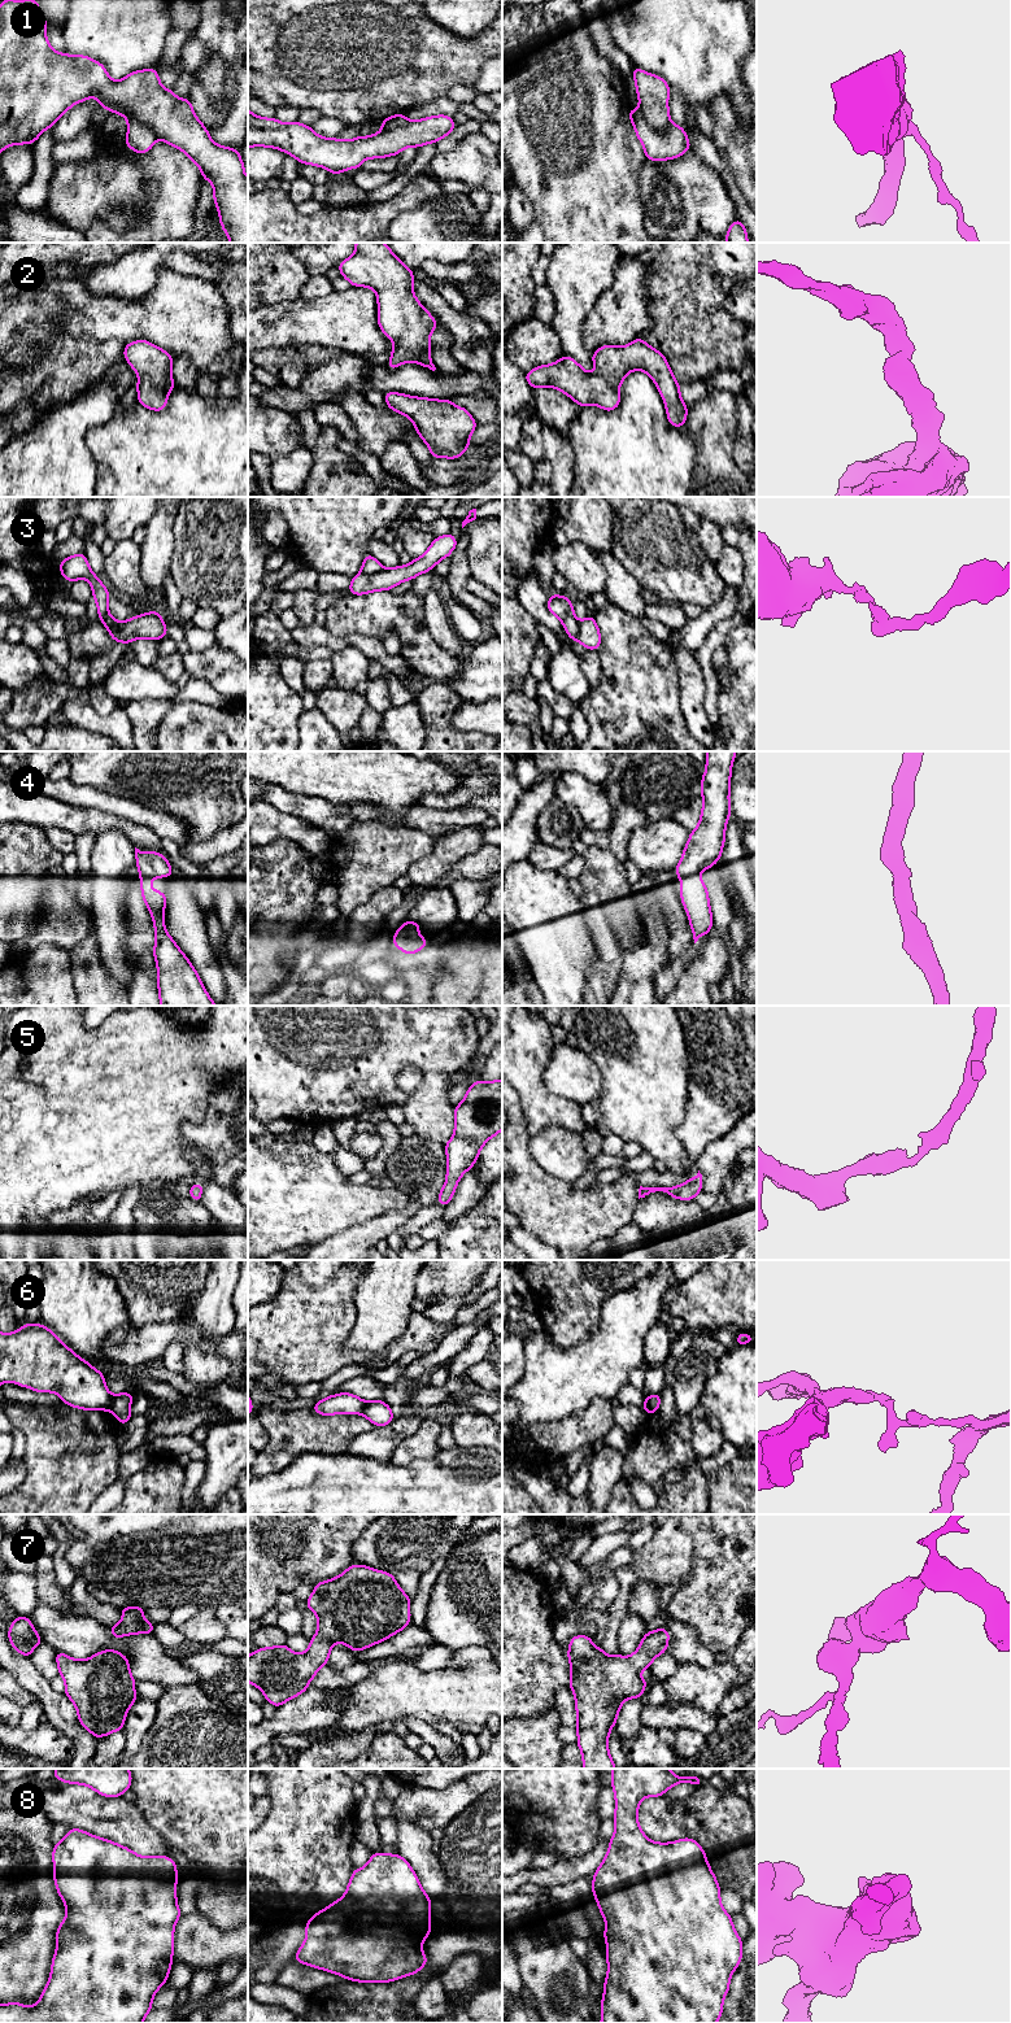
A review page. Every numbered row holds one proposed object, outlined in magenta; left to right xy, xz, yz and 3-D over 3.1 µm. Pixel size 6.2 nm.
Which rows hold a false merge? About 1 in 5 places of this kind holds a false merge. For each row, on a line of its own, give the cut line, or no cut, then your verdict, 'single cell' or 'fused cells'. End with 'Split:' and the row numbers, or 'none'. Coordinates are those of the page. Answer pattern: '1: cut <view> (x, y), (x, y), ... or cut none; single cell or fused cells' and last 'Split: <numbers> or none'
1: cut yz (639, 109), (643, 118), (658, 131), (662, 131), (671, 122); fused cells
2: cut none; single cell
3: cut xz (383, 569), (371, 574), (361, 572); fused cells
4: cut none; single cell
5: cut none; single cell
6: cut xy (113, 1396), (107, 1408); fused cells
7: cut none; single cell
8: cut none; single cell
Split: 1, 3, 6

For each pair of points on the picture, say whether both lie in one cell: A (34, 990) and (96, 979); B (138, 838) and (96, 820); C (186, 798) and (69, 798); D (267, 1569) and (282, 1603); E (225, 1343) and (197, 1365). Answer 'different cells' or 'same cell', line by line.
A: different cells
B: same cell
C: different cells
D: different cells
E: different cells

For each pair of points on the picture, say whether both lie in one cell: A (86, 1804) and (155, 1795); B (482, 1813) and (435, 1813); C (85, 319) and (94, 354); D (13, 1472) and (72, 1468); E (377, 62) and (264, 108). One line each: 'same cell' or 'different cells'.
A: different cells
B: different cells
C: different cells
D: different cells
E: different cells

